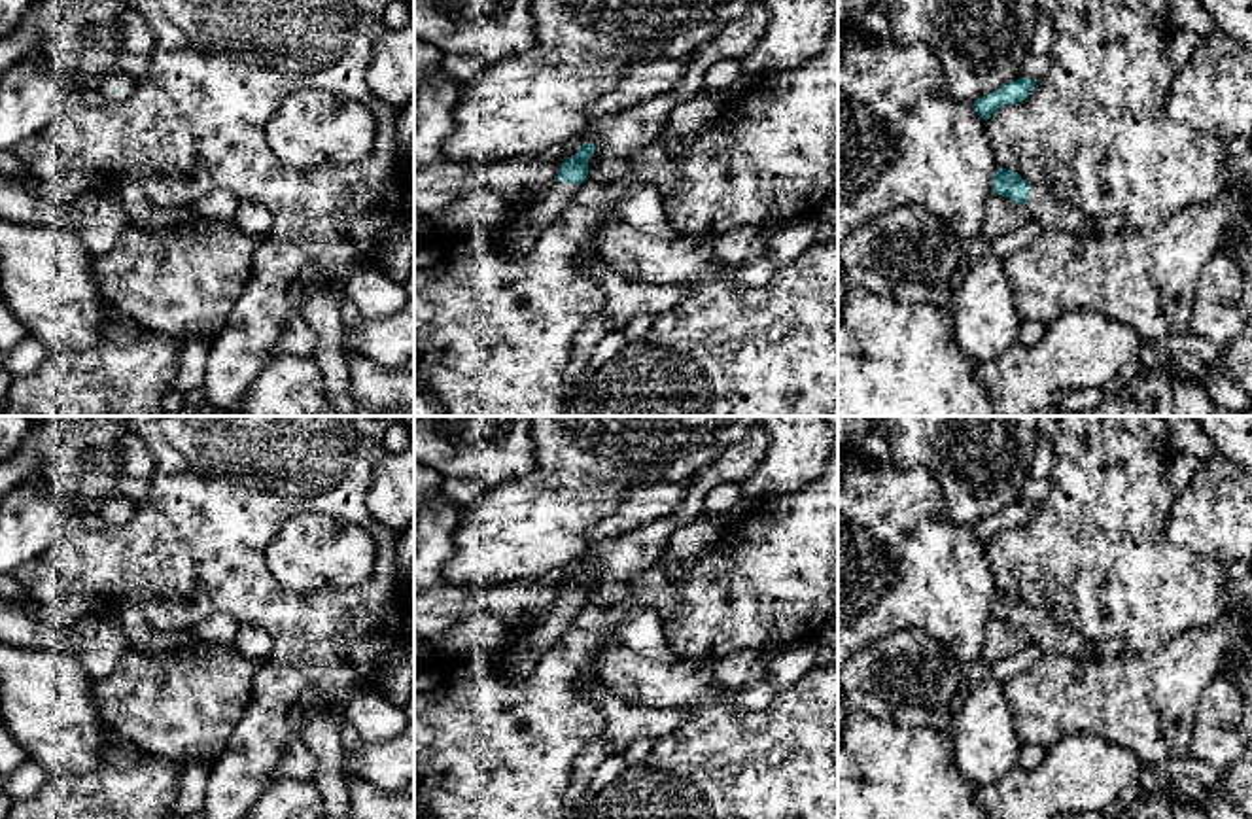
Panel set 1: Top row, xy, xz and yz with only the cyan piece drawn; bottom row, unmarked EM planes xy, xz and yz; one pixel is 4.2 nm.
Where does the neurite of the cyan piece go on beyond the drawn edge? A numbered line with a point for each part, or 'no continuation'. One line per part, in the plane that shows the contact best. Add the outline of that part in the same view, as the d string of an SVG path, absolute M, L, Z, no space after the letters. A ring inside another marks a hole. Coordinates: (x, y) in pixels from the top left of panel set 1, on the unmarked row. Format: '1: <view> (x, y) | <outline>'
1: xz (515, 659) | M556 605L548 619L537 628L509 634L507 643L492 653L492 666L509 679L524 677L535 660L552 649L577 617L579 607Z

